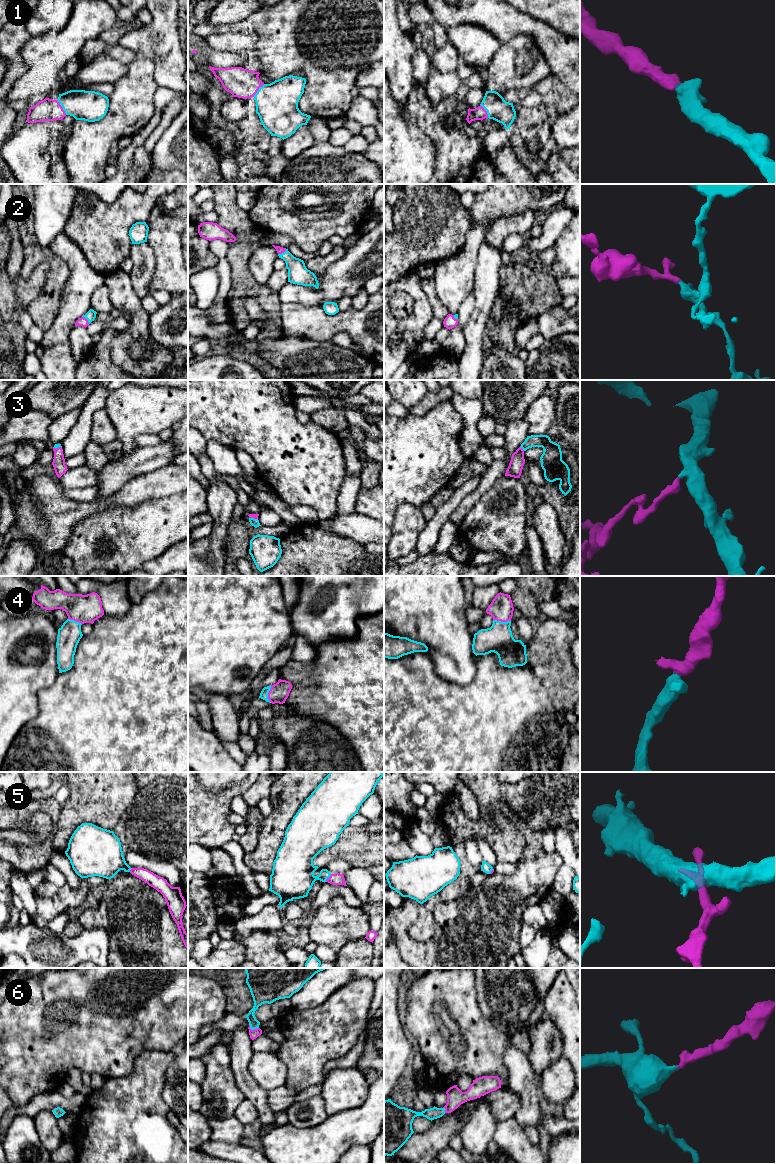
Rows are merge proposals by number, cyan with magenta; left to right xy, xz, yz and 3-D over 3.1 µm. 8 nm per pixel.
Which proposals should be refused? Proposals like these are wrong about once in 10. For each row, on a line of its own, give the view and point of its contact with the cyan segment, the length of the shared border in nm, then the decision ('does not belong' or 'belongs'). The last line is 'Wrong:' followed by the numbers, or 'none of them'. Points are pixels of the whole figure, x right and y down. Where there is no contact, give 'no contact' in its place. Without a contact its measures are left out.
1: meets cyan in xy at (62, 107); contact 140 nm long; belongs
2: meets cyan in xy at (86, 318); contact 90 nm long; belongs
3: meets cyan in yz at (522, 448); contact 50 nm long; belongs
4: meets cyan in xz at (267, 694); contact 140 nm long; belongs
5: meets cyan in xz at (328, 877); contact 80 nm long; belongs
6: meets cyan in xz at (253, 1029); contact 90 nm long; belongs
Wrong: none of them

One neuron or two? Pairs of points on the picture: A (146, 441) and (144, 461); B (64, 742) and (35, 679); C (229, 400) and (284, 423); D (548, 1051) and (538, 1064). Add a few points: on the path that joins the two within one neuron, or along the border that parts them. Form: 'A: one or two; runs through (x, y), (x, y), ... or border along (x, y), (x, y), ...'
A: two; border along (161, 440), (154, 445), (138, 447)
B: two; border along (57, 674), (54, 681), (38, 693), (37, 713)
C: one; runs through (243, 402), (264, 423), (270, 423)
D: one; runs through (545, 1054), (540, 1061)

